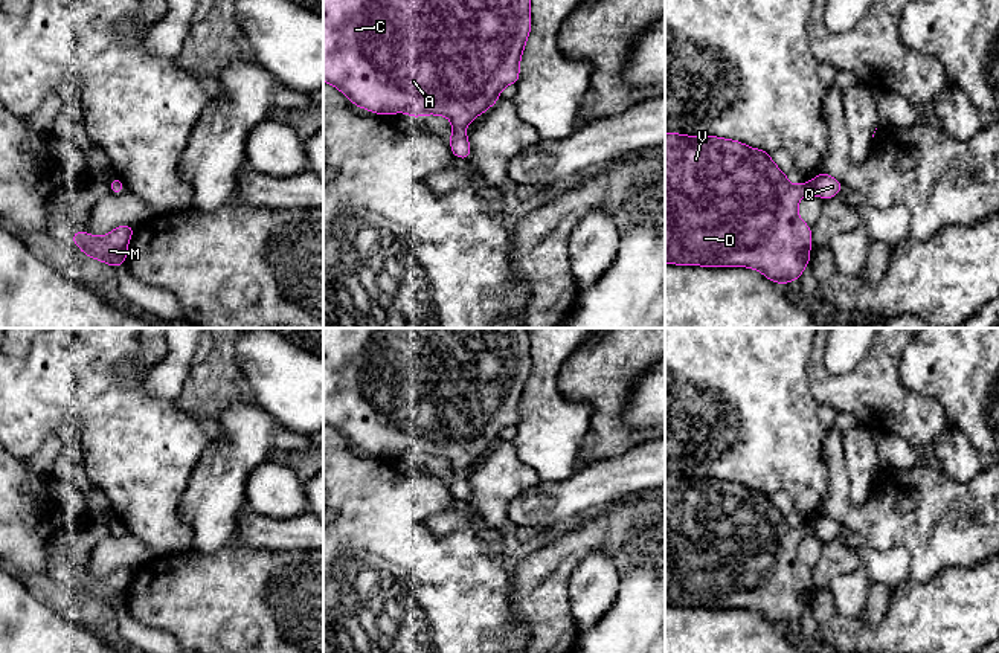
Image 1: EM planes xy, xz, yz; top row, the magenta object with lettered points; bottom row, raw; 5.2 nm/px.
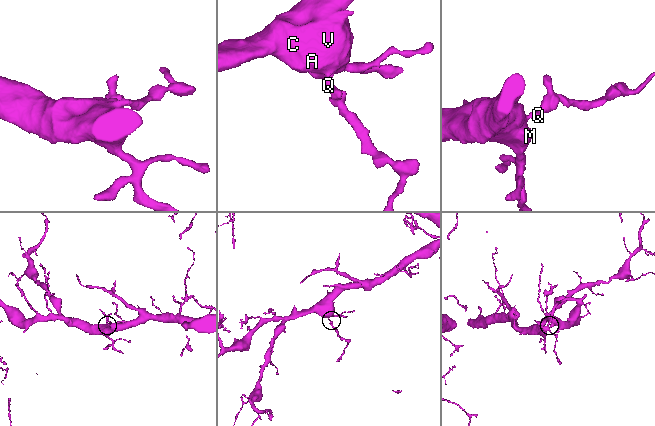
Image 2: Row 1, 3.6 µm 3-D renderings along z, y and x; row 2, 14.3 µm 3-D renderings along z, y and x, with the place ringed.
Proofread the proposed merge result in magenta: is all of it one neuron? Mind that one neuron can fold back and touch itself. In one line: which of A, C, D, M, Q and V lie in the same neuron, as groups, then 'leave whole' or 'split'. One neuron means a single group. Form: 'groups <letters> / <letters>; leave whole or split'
groups A C D M Q V; leave whole

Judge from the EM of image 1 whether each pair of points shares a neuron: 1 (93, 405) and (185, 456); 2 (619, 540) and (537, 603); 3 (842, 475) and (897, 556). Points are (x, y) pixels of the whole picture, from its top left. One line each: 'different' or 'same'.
1: same
2: same
3: different

